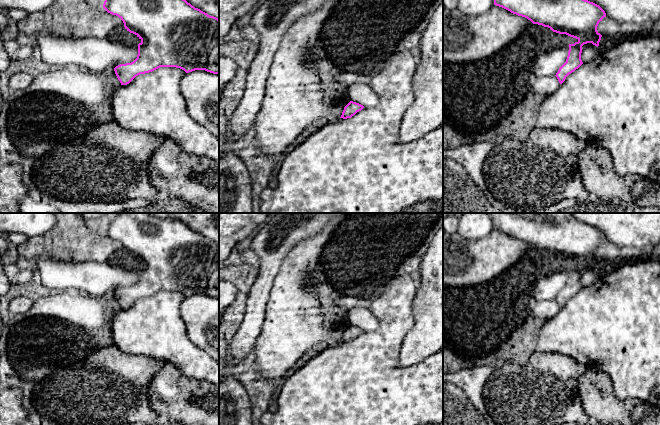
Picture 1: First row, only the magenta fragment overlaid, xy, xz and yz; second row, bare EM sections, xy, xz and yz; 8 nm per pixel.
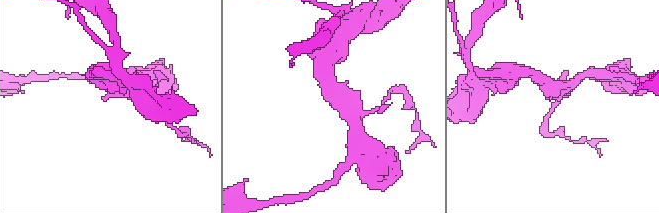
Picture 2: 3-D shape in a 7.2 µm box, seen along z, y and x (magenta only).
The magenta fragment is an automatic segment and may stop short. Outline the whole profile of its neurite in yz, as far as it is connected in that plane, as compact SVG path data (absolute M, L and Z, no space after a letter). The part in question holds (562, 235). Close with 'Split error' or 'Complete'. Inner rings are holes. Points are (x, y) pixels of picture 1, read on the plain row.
M488 213L494 224L494 229L502 231L513 238L530 244L533 248L550 252L553 256L566 258L578 265L569 268L566 286L559 292L556 301L562 308L566 301L582 288L582 270L592 267L599 270L602 259L597 250L604 241L605 235L597 228L575 219L571 213Z. Complete

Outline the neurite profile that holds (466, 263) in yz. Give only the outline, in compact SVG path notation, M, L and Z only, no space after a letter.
M493 229L489 234L473 240L466 240L458 233L453 235L443 233L443 287L474 287L489 282L505 270L519 262L524 253L533 248L525 241Z

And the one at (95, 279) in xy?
M38 256L35 260L42 284L53 291L75 291L93 297L109 291L133 286L138 279L138 268L113 261L71 262Z

